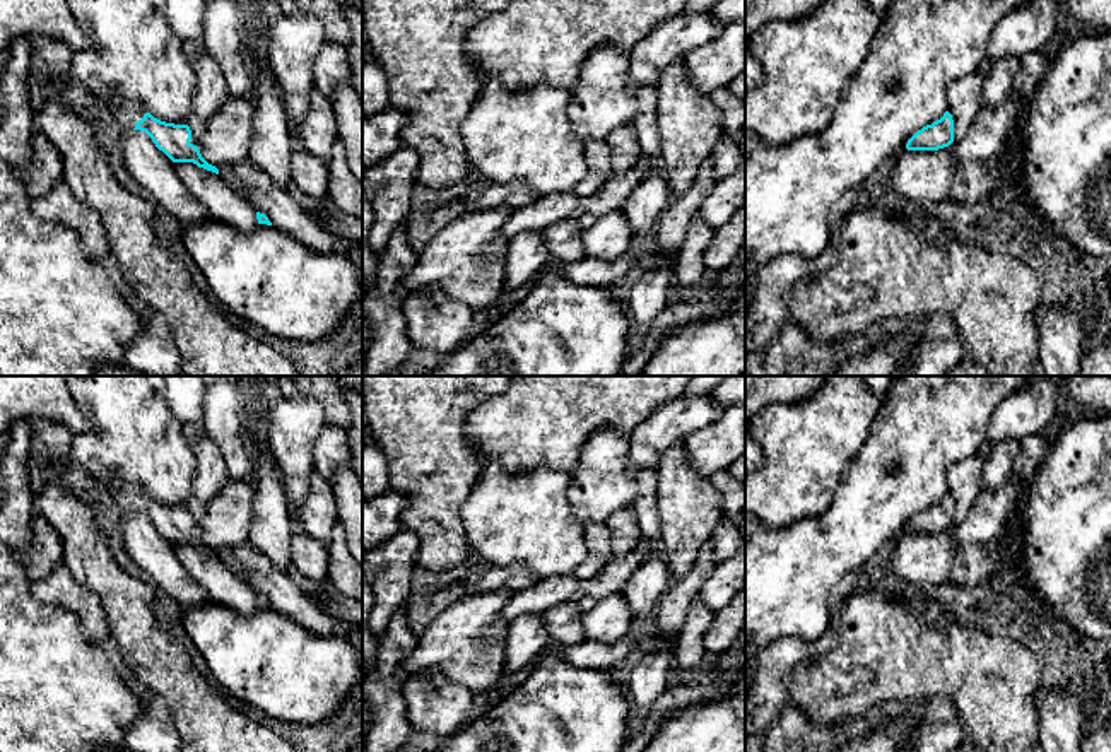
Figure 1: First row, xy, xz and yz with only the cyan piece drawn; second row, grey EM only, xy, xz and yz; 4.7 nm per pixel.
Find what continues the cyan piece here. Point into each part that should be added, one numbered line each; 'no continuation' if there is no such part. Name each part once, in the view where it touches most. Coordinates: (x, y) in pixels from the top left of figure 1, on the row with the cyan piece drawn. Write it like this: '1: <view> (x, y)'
1: xy (127, 117)

